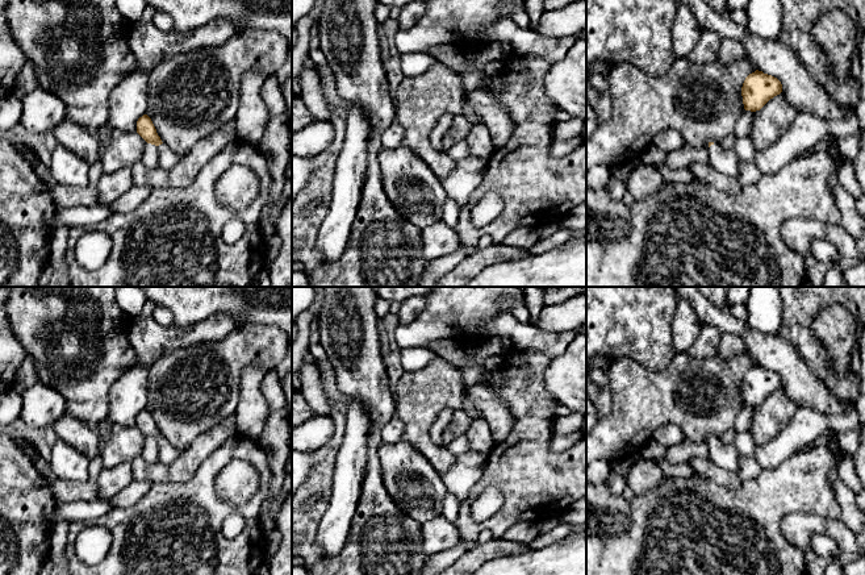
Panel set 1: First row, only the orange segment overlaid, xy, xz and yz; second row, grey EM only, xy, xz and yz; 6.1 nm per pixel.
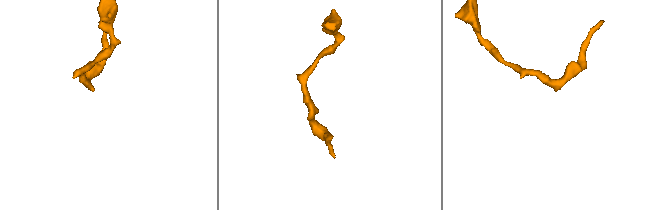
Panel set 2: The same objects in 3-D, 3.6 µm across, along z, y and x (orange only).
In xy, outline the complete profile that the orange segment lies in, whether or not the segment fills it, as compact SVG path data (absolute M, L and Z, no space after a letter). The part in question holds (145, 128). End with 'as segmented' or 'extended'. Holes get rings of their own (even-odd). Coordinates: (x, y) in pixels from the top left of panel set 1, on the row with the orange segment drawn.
M143 114L137 121L137 133L151 145L158 147L158 166L170 170L179 161L180 157L175 155L160 139L156 129L147 114Z; extended

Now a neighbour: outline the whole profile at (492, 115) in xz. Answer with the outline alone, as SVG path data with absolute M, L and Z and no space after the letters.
M482 89L467 92L465 100L480 116L480 124L488 128L493 146L502 147L513 133L513 121L506 109L492 93Z

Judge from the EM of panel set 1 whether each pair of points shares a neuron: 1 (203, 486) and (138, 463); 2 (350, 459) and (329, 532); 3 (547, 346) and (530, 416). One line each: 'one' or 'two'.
1: two
2: one
3: two

